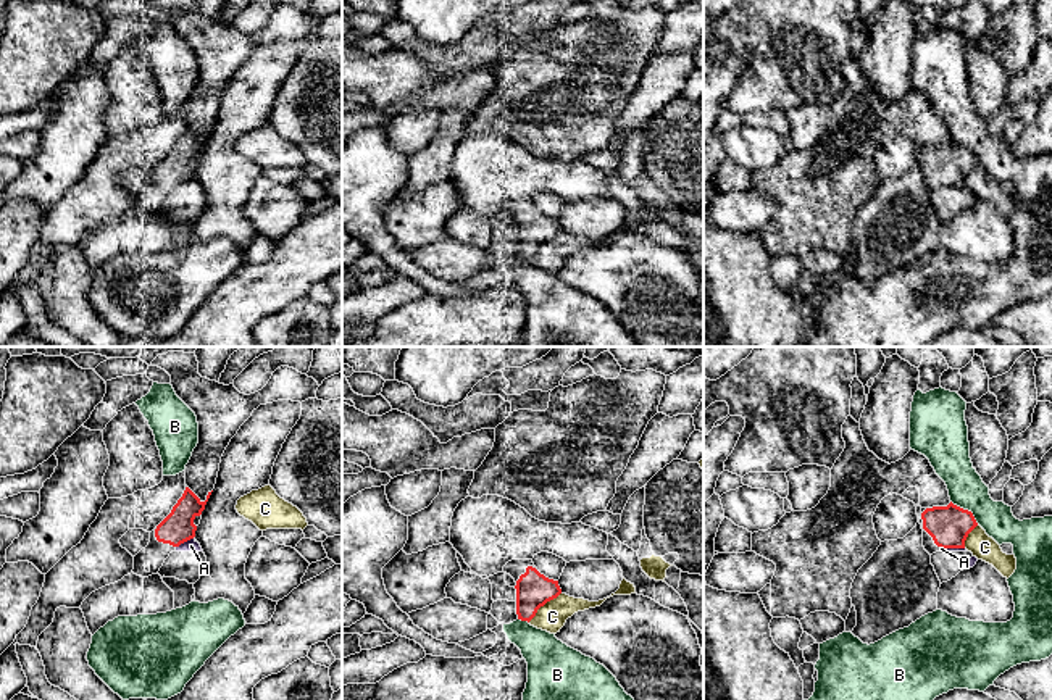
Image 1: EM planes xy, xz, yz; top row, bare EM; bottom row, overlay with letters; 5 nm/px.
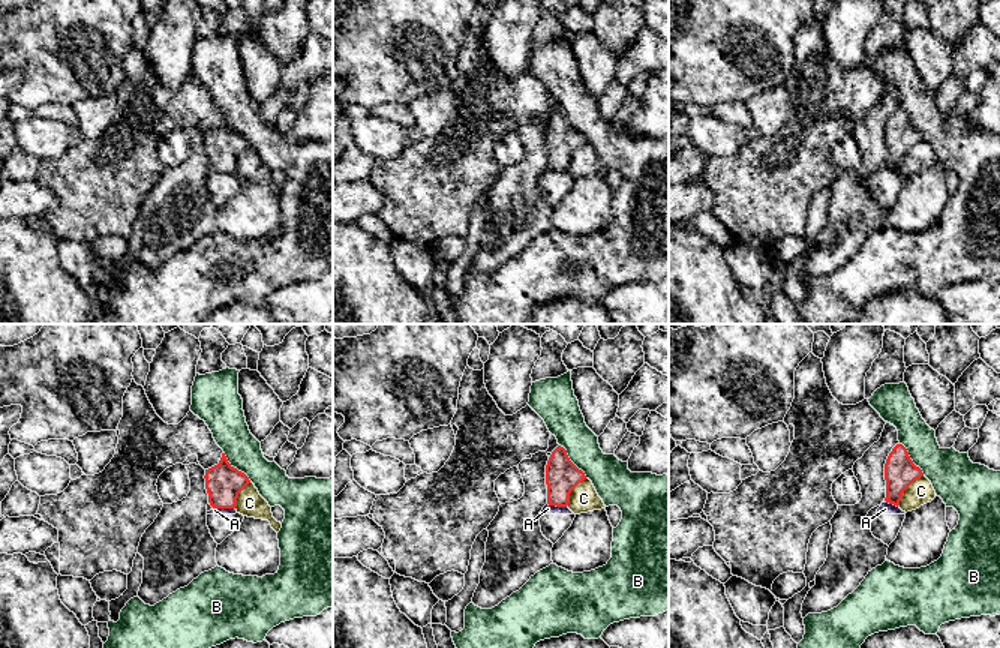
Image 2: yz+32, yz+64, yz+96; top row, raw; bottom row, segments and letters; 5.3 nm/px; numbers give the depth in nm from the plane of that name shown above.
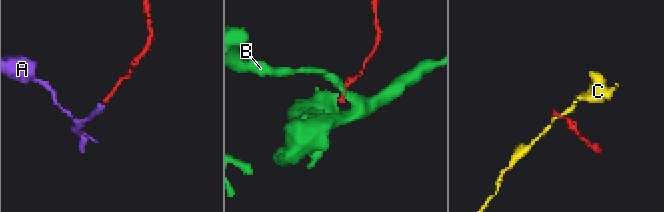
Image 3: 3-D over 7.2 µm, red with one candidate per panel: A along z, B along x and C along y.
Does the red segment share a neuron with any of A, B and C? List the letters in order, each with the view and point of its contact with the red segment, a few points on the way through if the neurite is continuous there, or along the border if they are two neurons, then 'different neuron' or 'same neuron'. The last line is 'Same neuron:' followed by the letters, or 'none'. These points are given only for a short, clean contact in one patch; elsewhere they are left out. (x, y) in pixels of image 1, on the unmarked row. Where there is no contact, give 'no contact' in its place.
A: meets red in xy at (184, 179); different neuron
B: meets red in yz at (967, 149); different neuron
C: meets red in xz at (542, 244); different neuron
Same neuron: none

